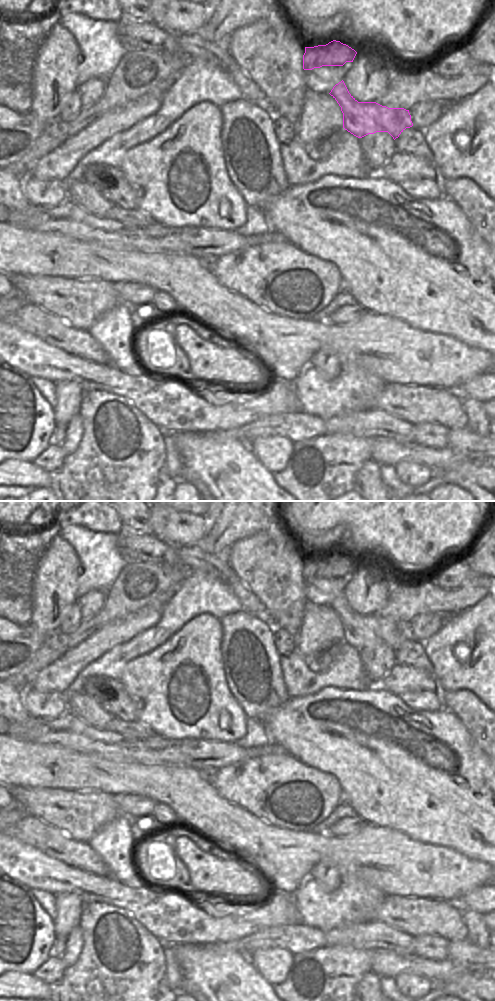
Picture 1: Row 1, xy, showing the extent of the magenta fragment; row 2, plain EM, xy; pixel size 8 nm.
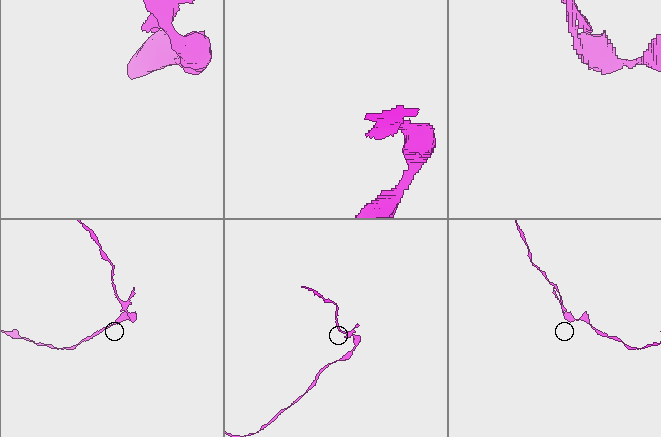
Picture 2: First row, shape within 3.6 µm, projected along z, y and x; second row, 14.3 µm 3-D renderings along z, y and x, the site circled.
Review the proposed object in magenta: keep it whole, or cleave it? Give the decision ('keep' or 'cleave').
keep

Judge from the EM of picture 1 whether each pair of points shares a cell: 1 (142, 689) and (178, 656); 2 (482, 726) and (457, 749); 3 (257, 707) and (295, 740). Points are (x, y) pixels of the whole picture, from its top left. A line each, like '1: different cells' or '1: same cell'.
1: same cell
2: different cells
3: different cells

